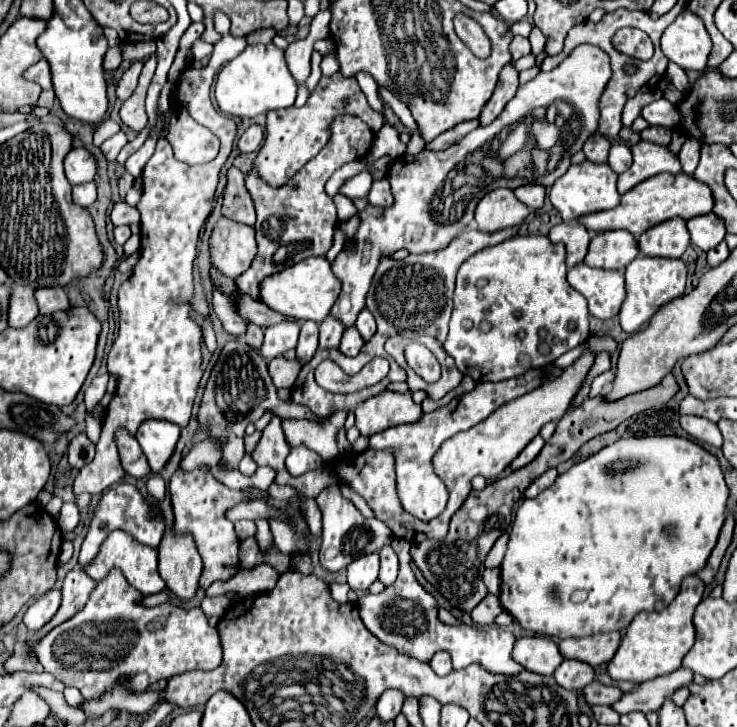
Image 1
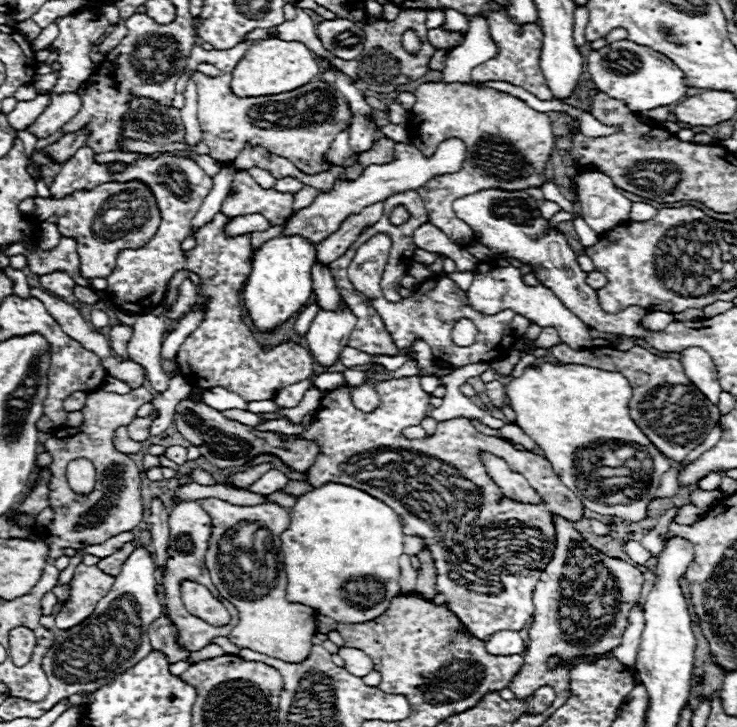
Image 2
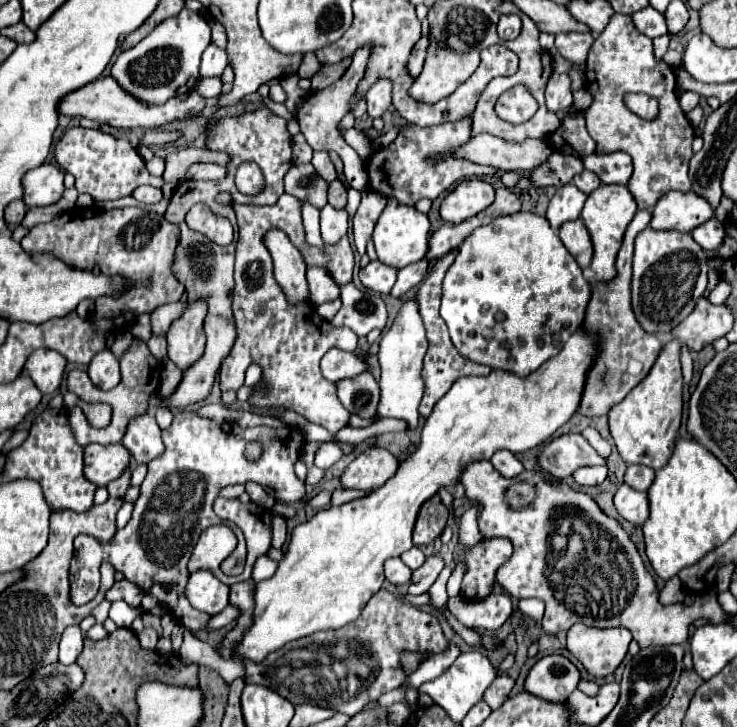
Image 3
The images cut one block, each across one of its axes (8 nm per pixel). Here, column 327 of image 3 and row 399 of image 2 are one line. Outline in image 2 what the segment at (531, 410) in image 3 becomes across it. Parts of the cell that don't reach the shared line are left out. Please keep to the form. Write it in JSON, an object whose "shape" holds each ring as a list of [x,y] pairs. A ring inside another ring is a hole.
{"shape":[[[542,362],[540,366],[530,366],[520,378],[512,378],[506,386],[506,396],[516,412],[516,424],[542,448],[544,456],[550,460],[552,468],[560,476],[560,482],[568,486],[584,504],[584,508],[604,514],[604,516],[618,516],[622,520],[630,522],[642,522],[648,518],[648,504],[654,500],[654,492],[660,486],[660,476],[672,466],[652,442],[648,442],[648,436],[636,426],[636,422],[630,418],[628,412],[628,402],[632,396],[632,386],[630,382],[620,374],[620,372],[606,372],[590,366],[580,366],[580,364],[570,364],[570,366],[560,366],[560,364],[548,364]],[[610,440],[620,440],[620,442],[636,443],[645,447],[653,463],[648,494],[642,500],[632,500],[630,504],[616,504],[616,506],[606,506],[596,500],[588,500],[582,496],[582,492],[576,486],[576,452],[580,448],[588,448],[594,442],[610,442]]]}

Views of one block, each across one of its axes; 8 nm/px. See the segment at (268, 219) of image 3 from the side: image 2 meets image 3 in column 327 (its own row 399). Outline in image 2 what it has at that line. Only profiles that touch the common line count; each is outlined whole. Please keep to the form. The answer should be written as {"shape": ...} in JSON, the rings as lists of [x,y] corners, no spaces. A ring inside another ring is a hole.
{"shape":[[[82,146],[70,160],[62,164],[62,170],[52,182],[50,192],[52,198],[64,198],[76,190],[90,190],[110,180],[146,182],[152,188],[162,214],[162,224],[152,242],[140,250],[124,250],[118,256],[118,264],[108,276],[106,296],[110,302],[126,312],[148,312],[162,304],[168,284],[178,270],[188,270],[200,276],[200,294],[204,296],[206,308],[204,320],[184,340],[176,356],[180,374],[194,388],[208,390],[222,386],[244,400],[272,400],[284,386],[306,380],[312,374],[314,358],[306,348],[294,340],[286,340],[278,346],[262,346],[250,326],[242,320],[244,304],[238,298],[238,292],[242,290],[252,270],[252,234],[226,236],[224,228],[232,218],[222,212],[218,212],[206,226],[192,230],[192,218],[200,210],[214,184],[212,178],[204,174],[204,170],[194,160],[178,156],[162,156],[156,160],[146,158],[132,162],[130,170],[124,174],[108,174],[108,164],[96,164],[94,152],[88,146]],[[188,236],[196,238],[196,248],[182,250],[182,242]],[[420,376],[390,378],[384,382],[376,382],[374,390],[378,392],[380,406],[372,412],[362,412],[352,404],[352,386],[338,386],[336,390],[326,392],[314,414],[314,422],[300,434],[302,438],[314,440],[320,446],[320,454],[316,456],[316,462],[308,468],[304,482],[314,488],[322,486],[324,482],[344,482],[392,506],[392,510],[396,510],[396,514],[402,518],[404,534],[420,536],[424,540],[424,550],[428,550],[432,554],[432,560],[436,562],[436,592],[446,596],[446,608],[456,614],[468,636],[484,640],[486,636],[500,630],[518,632],[528,624],[528,618],[532,618],[532,592],[538,582],[538,574],[552,560],[556,548],[556,530],[552,526],[552,516],[562,516],[570,522],[578,522],[584,518],[584,506],[578,496],[574,496],[574,492],[570,492],[560,482],[560,478],[554,474],[550,462],[544,456],[526,450],[516,450],[512,442],[504,438],[486,436],[478,432],[466,416],[440,422],[430,438],[404,438],[402,430],[410,426],[410,412],[400,414],[400,410],[410,410],[408,398],[410,394],[418,394],[418,384]],[[480,452],[496,454],[498,458],[504,458],[504,462],[508,462],[512,470],[524,474],[524,478],[528,478],[532,488],[540,494],[542,502],[522,504],[506,498],[488,476],[480,460]],[[508,520],[520,520],[518,530]],[[536,540],[540,544],[536,544]],[[506,566],[516,566],[518,570],[506,572]],[[490,590],[502,592],[492,594]]]}

